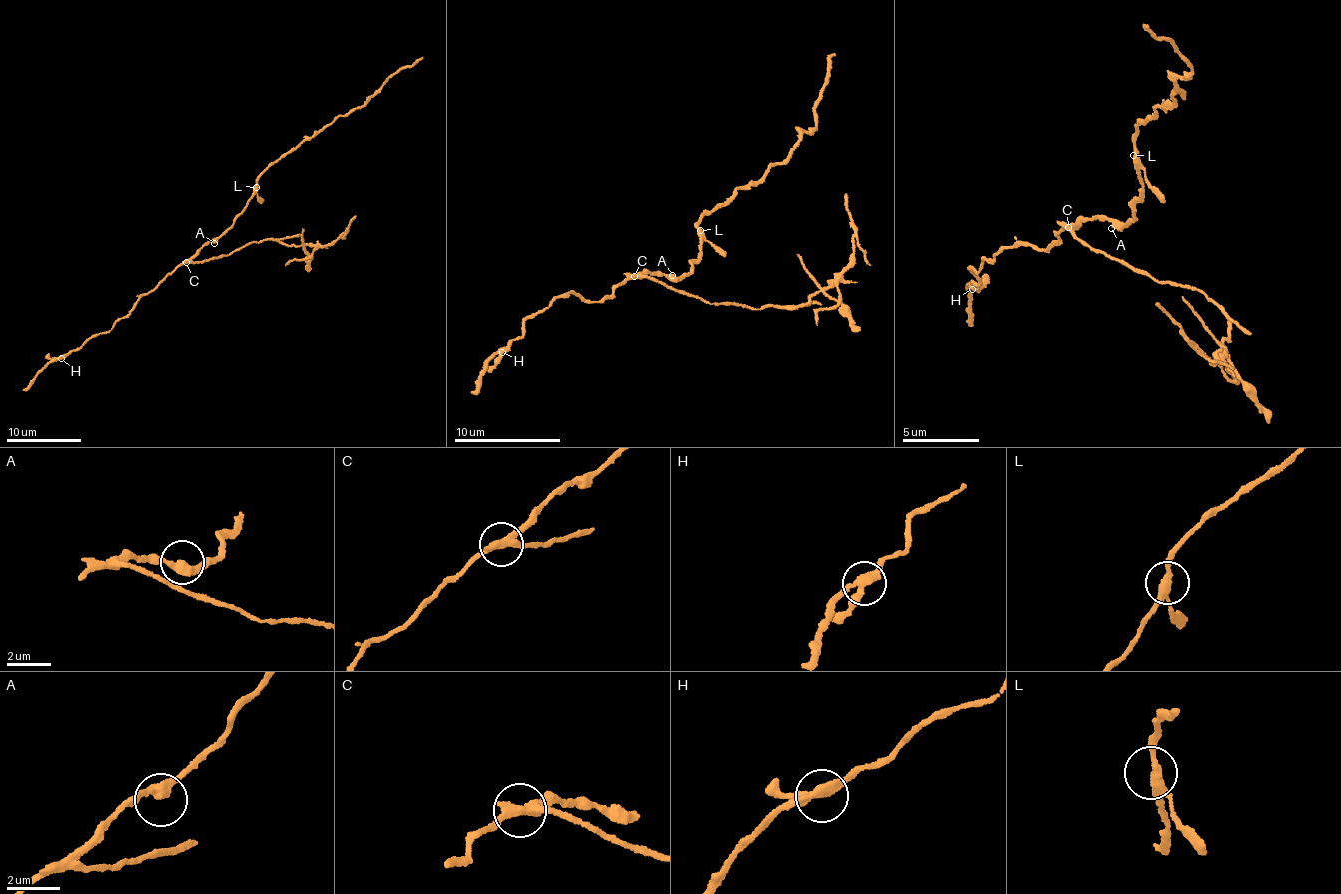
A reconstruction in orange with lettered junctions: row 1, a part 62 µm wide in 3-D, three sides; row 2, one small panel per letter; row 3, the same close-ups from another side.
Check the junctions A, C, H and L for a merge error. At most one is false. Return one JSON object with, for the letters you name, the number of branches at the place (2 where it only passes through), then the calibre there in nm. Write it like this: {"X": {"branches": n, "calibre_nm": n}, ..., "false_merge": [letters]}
{"C": {"branches": 3, "calibre_nm": 300}, "false_merge": ["C"]}

